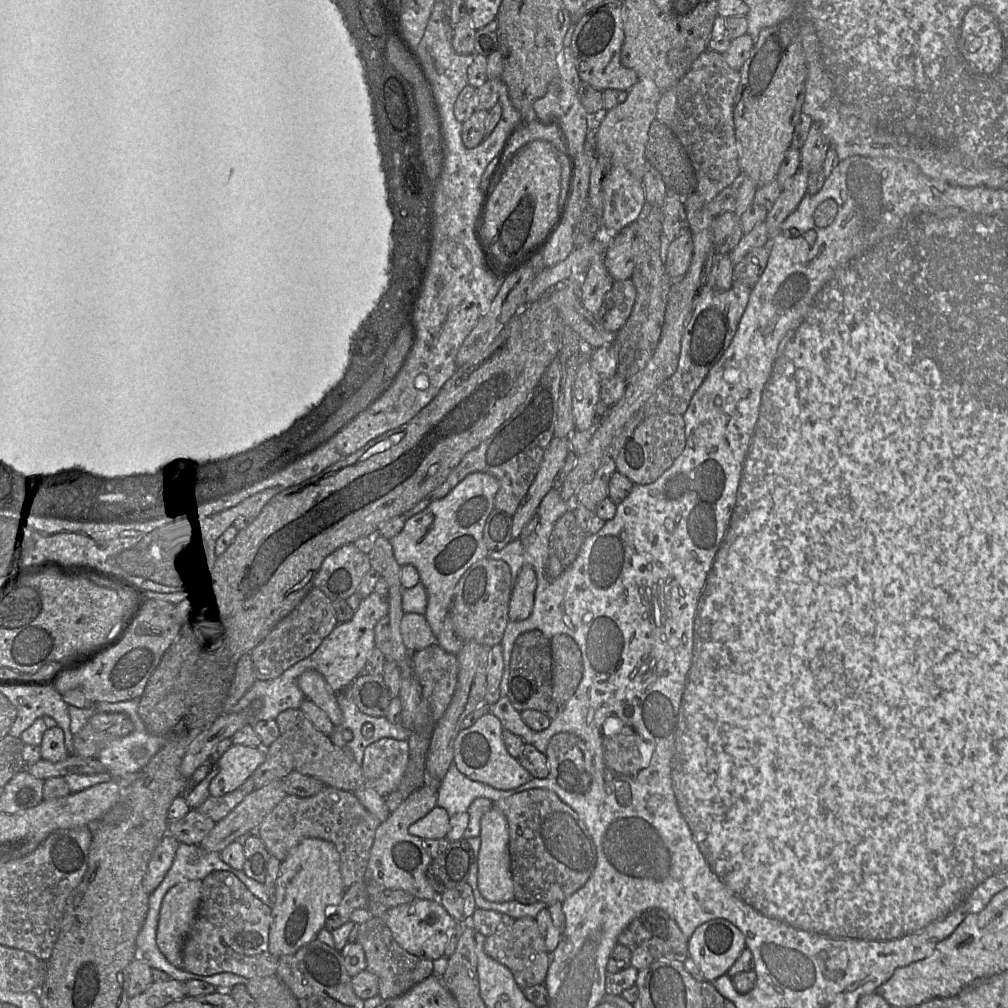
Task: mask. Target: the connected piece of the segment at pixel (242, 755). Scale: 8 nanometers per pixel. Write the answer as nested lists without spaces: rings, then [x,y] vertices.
[[[232,745],[214,764],[217,774],[209,784],[210,797],[227,795],[240,787],[265,761],[263,747]]]

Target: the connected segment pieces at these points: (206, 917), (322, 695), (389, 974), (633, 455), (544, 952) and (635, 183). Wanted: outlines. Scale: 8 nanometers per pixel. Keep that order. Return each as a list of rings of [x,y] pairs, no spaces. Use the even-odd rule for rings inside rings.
[[[215,871],[202,880],[197,915],[182,949],[182,969],[210,976],[222,972],[246,979],[276,975],[279,958],[269,951],[271,907],[256,898],[230,872]]]
[[[315,670],[305,671],[299,678],[299,687],[306,699],[311,700],[326,712],[333,725],[341,725],[343,714],[337,694],[330,688],[324,677]]]
[[[371,918],[357,925],[356,943],[360,944],[365,952],[367,963],[365,971],[378,977],[378,996],[383,1000],[399,998],[434,974],[433,961],[414,956],[404,950],[395,941],[391,930],[381,919]]]
[[[661,413],[651,415],[639,424],[621,447],[616,469],[634,484],[646,485],[656,481],[680,456],[686,444],[682,415]]]
[[[516,919],[511,926],[486,937],[484,950],[488,956],[511,971],[519,987],[526,988],[544,984],[551,960],[551,953],[546,948],[536,919]]]
[[[610,166],[601,183],[603,198],[602,225],[620,231],[635,222],[646,203],[641,180],[623,167]]]

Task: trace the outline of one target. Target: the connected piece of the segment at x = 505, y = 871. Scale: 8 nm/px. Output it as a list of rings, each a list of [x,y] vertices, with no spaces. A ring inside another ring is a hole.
[[[492,807],[481,818],[481,846],[478,857],[478,888],[482,896],[490,902],[515,900],[514,884],[509,855],[509,832],[504,814]]]

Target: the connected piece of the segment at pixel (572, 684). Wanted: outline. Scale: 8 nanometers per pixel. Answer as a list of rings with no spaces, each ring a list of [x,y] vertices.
[[[567,634],[550,639],[552,654],[552,699],[566,703],[575,693],[583,673],[579,646]]]

